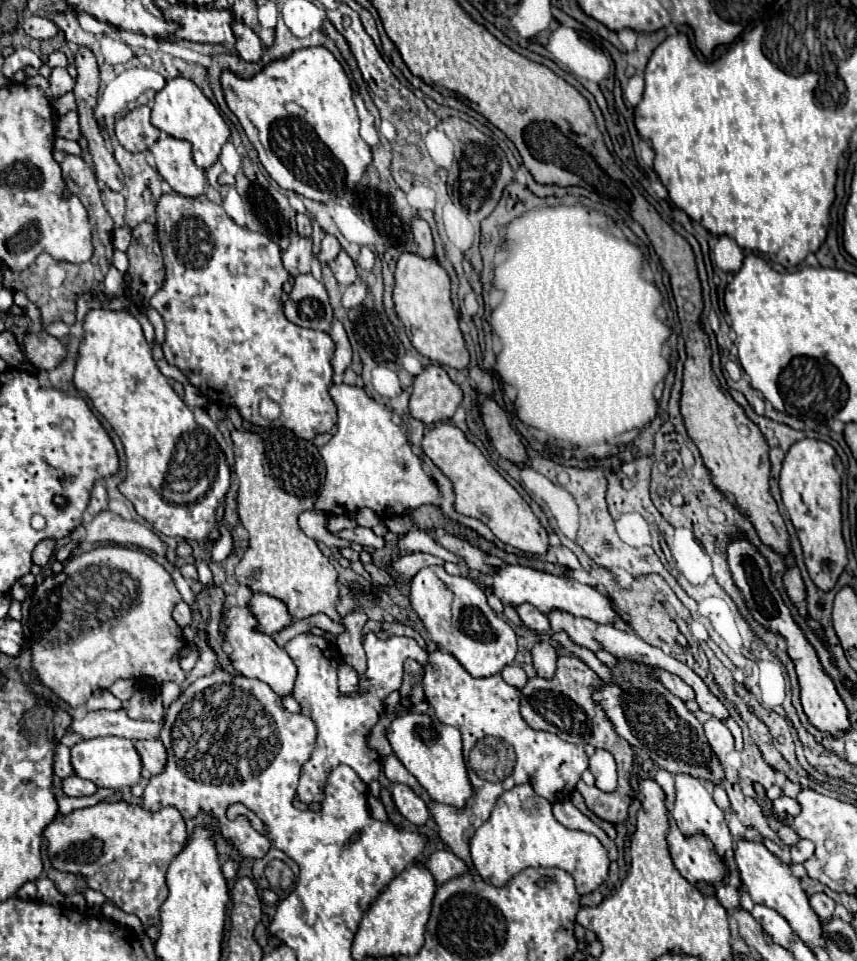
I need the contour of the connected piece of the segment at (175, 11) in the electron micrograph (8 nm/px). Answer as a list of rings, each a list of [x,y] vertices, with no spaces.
[[[169,5],[163,9],[167,19],[175,21],[179,29],[169,37],[171,41],[193,41],[193,43],[235,43],[231,31],[233,15],[219,9],[193,9],[187,5]]]

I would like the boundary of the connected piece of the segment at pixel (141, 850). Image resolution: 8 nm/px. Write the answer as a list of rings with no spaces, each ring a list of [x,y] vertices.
[[[101,801],[93,807],[77,809],[69,815],[57,813],[57,817],[45,827],[43,841],[47,843],[47,855],[53,869],[81,875],[91,889],[101,891],[125,913],[137,915],[145,929],[153,925],[159,927],[159,907],[167,899],[165,873],[167,873],[167,867],[171,865],[171,859],[175,859],[175,855],[179,855],[179,851],[183,851],[187,843],[185,821],[175,807],[163,807],[161,811],[151,813],[127,801],[117,801],[117,803]]]

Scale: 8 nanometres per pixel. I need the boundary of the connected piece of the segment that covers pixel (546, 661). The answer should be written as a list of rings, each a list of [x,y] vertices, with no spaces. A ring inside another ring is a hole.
[[[545,641],[535,643],[535,647],[531,651],[531,657],[533,657],[533,667],[535,667],[539,677],[543,677],[543,679],[553,679],[555,677],[557,653],[549,643],[545,643]]]

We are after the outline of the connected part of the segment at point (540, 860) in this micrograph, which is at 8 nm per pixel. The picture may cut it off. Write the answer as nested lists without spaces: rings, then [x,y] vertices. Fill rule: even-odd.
[[[527,783],[515,785],[497,799],[491,817],[471,837],[469,853],[477,873],[495,887],[507,885],[527,867],[559,867],[575,877],[579,895],[587,895],[607,879],[609,871],[609,857],[601,841],[583,831],[563,827],[553,817],[551,803],[535,795]]]

